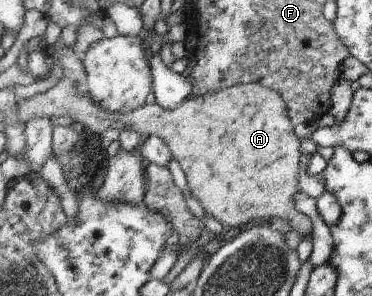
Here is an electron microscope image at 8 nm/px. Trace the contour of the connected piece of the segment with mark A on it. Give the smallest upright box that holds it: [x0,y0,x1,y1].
[18,26,307,234]

